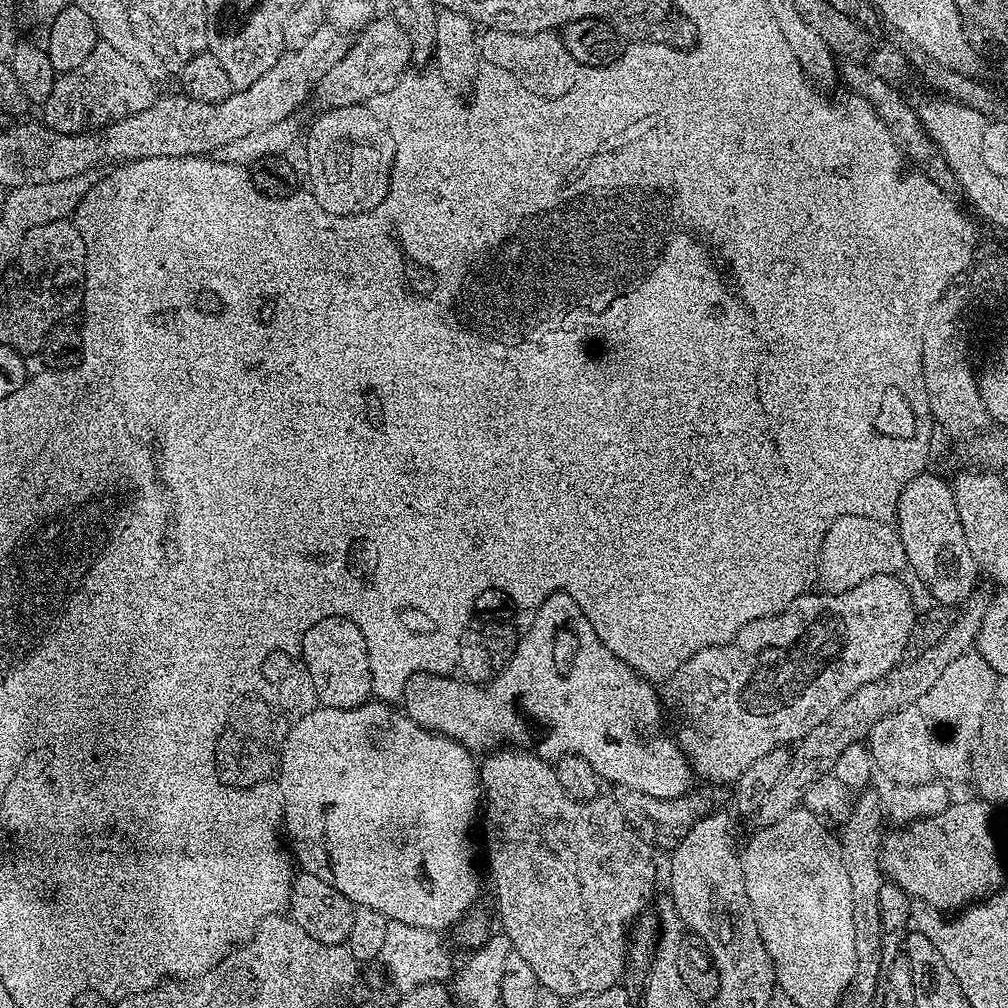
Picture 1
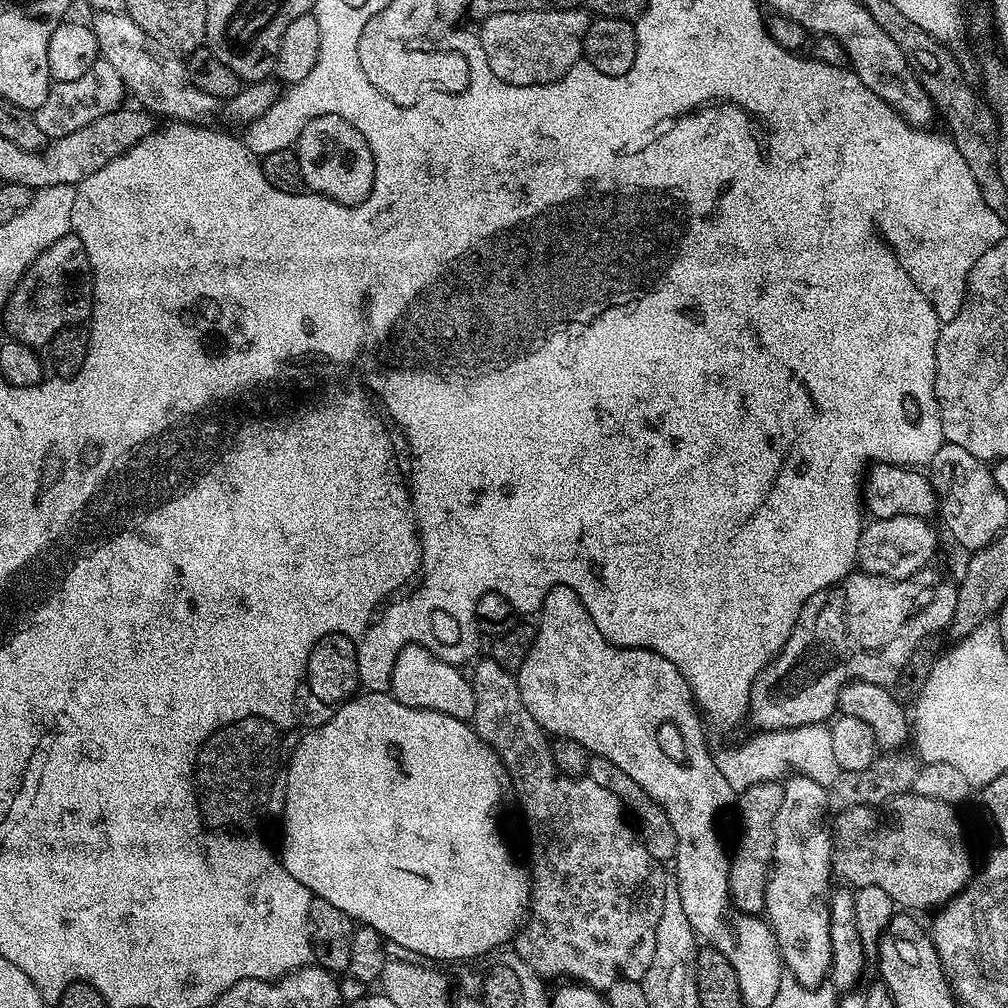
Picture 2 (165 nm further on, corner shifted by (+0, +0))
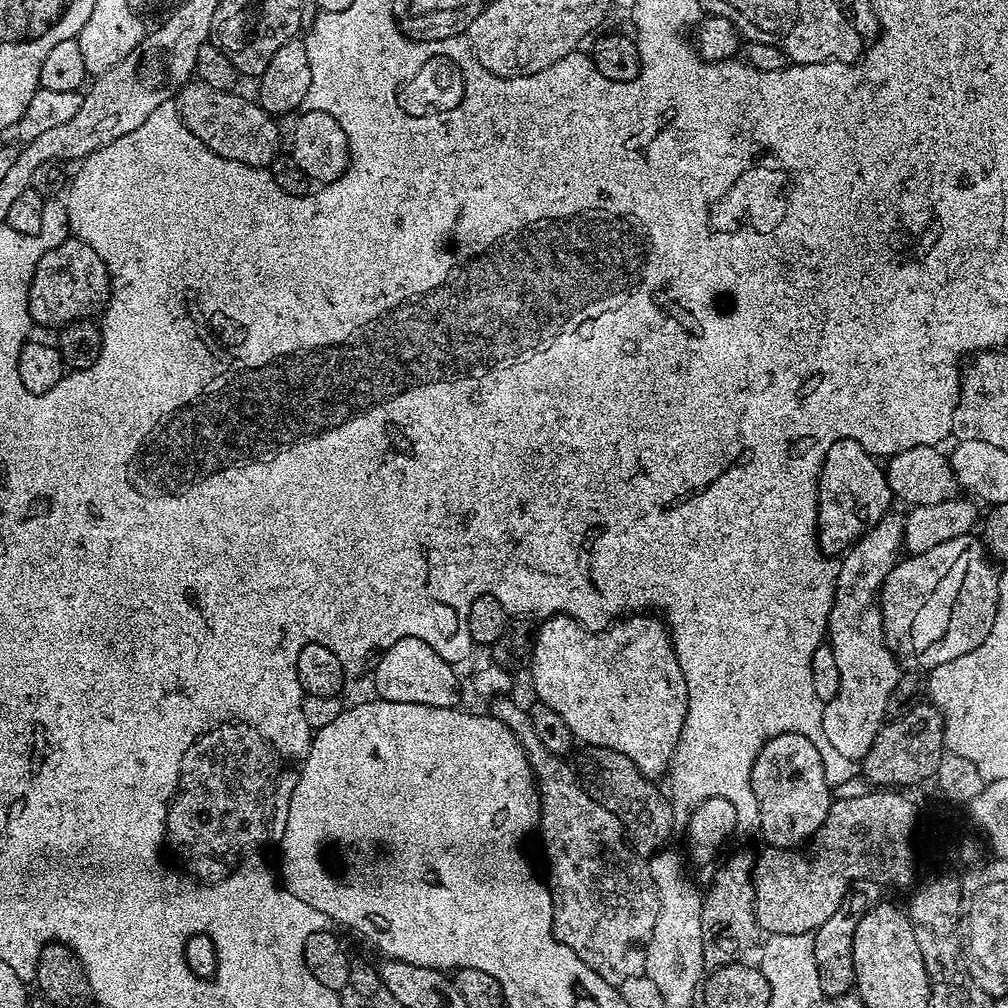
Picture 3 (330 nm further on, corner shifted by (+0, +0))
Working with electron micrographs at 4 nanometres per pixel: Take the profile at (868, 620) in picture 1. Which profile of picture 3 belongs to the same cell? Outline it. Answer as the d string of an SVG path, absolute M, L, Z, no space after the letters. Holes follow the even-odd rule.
M969 534L950 538L950 542L934 546L934 550L905 555L890 570L878 593L878 604L884 617L884 642L901 661L907 664L908 660L909 669L931 670L942 666L942 662L962 658L962 654L970 654L970 650L982 646L990 634L990 626L994 626L994 614L998 614L1001 569L989 556L983 539Z

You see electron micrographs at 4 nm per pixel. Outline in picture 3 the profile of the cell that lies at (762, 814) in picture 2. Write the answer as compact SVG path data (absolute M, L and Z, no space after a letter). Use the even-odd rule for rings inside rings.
M748 850L734 851L717 870L710 890L702 902L702 952L705 969L720 968L735 963L740 954L759 943L762 929L756 918L756 895L752 872L755 868L755 853Z

